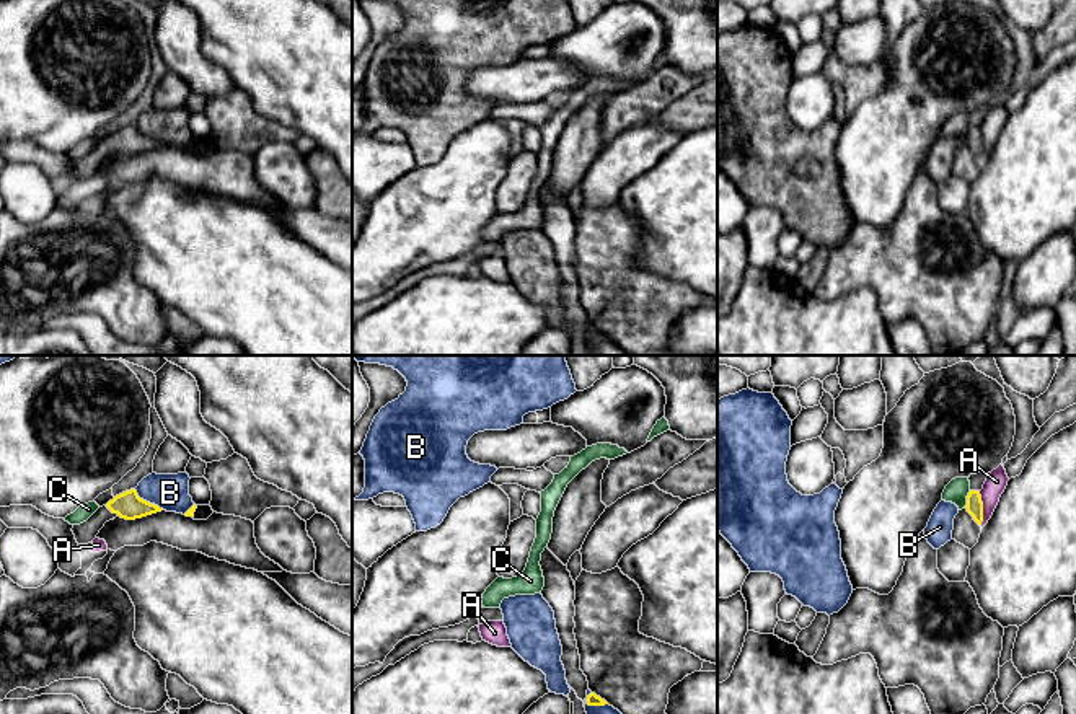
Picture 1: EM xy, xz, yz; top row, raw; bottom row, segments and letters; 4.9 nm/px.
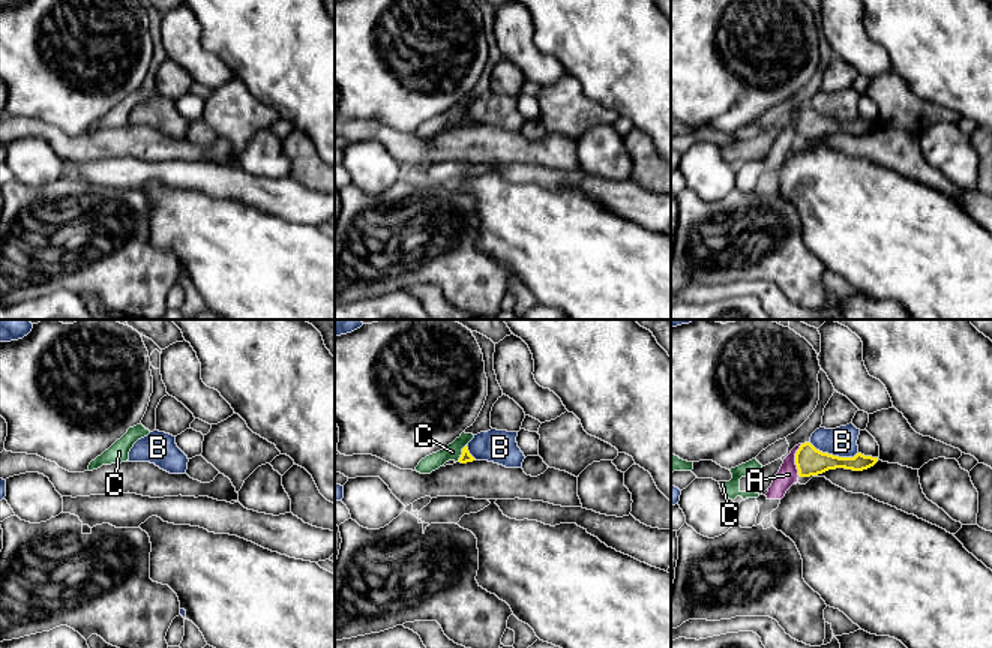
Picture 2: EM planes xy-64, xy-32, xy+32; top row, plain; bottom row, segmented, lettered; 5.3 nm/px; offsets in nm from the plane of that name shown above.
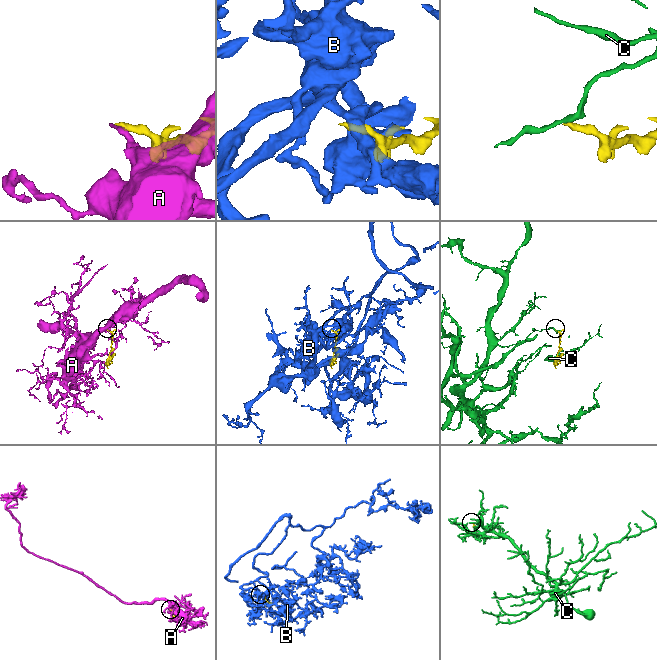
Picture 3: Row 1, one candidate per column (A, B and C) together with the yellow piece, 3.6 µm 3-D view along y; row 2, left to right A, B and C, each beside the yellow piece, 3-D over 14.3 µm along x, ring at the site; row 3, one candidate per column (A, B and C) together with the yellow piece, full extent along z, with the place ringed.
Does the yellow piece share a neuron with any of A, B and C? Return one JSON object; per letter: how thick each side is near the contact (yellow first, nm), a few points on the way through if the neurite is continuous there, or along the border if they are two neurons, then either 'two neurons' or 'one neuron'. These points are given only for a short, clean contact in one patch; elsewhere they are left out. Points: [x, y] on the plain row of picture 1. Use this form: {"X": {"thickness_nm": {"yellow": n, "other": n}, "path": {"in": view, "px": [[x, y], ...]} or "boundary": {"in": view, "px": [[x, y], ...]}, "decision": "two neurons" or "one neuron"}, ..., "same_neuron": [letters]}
{"A": {"thickness_nm": {"yellow": 80, "other": 110}, "decision": "two neurons"}, "B": {"thickness_nm": {"yellow": 140, "other": 180}, "decision": "two neurons"}, "C": {"thickness_nm": {"yellow": 80, "other": 110}, "boundary": {"in": "yz", "px": [[970, 126], [964, 142]]}, "decision": "two neurons"}, "same_neuron": []}

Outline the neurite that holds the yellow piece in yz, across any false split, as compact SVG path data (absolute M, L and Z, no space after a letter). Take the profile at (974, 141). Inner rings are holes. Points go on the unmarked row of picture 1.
M970 126L967 130L967 147L973 152L973 155L981 160L983 156L983 137L980 126Z

